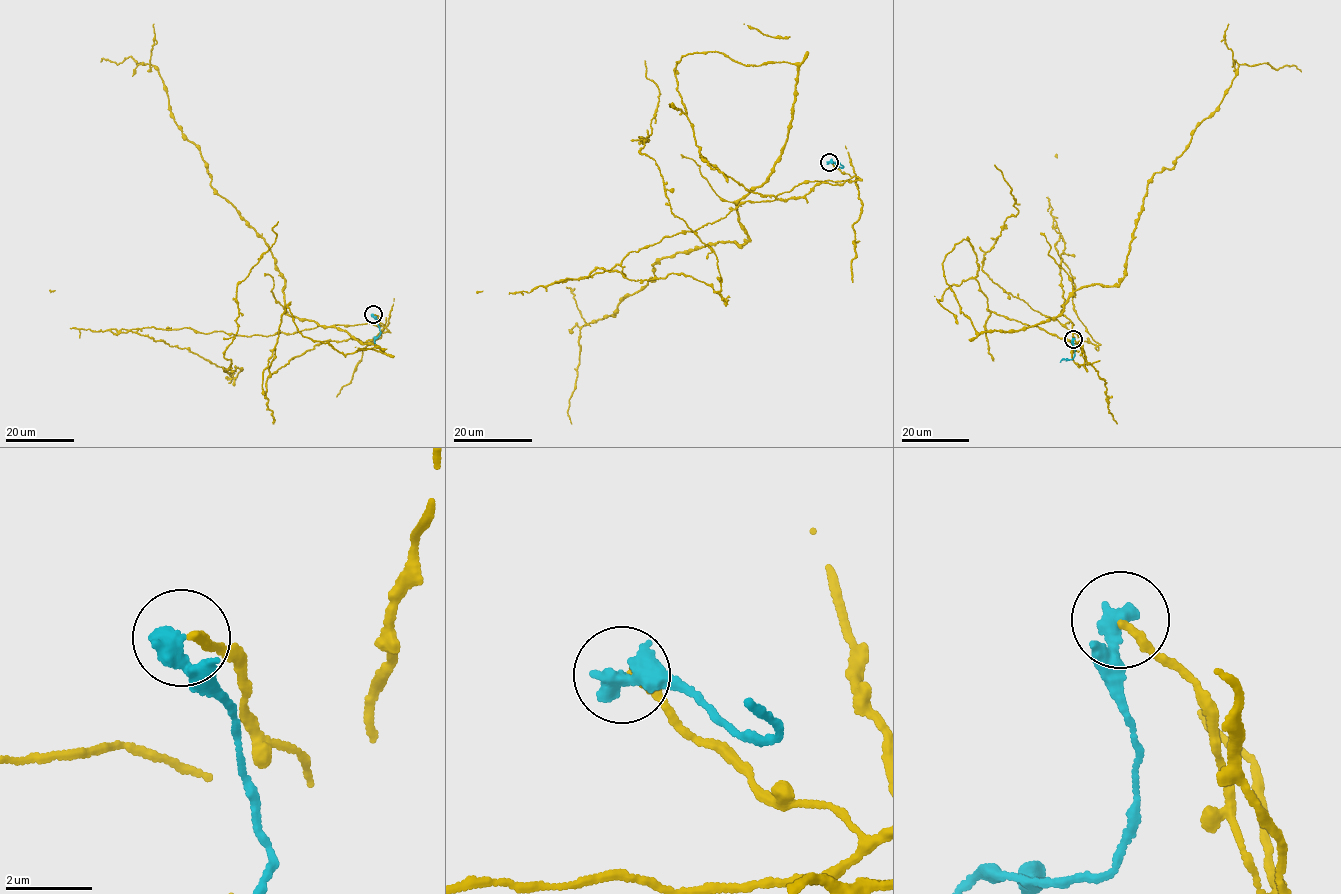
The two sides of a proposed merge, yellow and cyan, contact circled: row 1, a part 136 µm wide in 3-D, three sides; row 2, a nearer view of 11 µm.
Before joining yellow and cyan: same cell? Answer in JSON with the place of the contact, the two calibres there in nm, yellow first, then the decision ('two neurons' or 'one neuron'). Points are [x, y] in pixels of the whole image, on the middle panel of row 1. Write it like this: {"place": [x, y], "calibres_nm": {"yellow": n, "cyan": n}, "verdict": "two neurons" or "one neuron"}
{"place": [829, 162], "calibres_nm": {"yellow": 190, "cyan": 460}, "verdict": "two neurons"}

